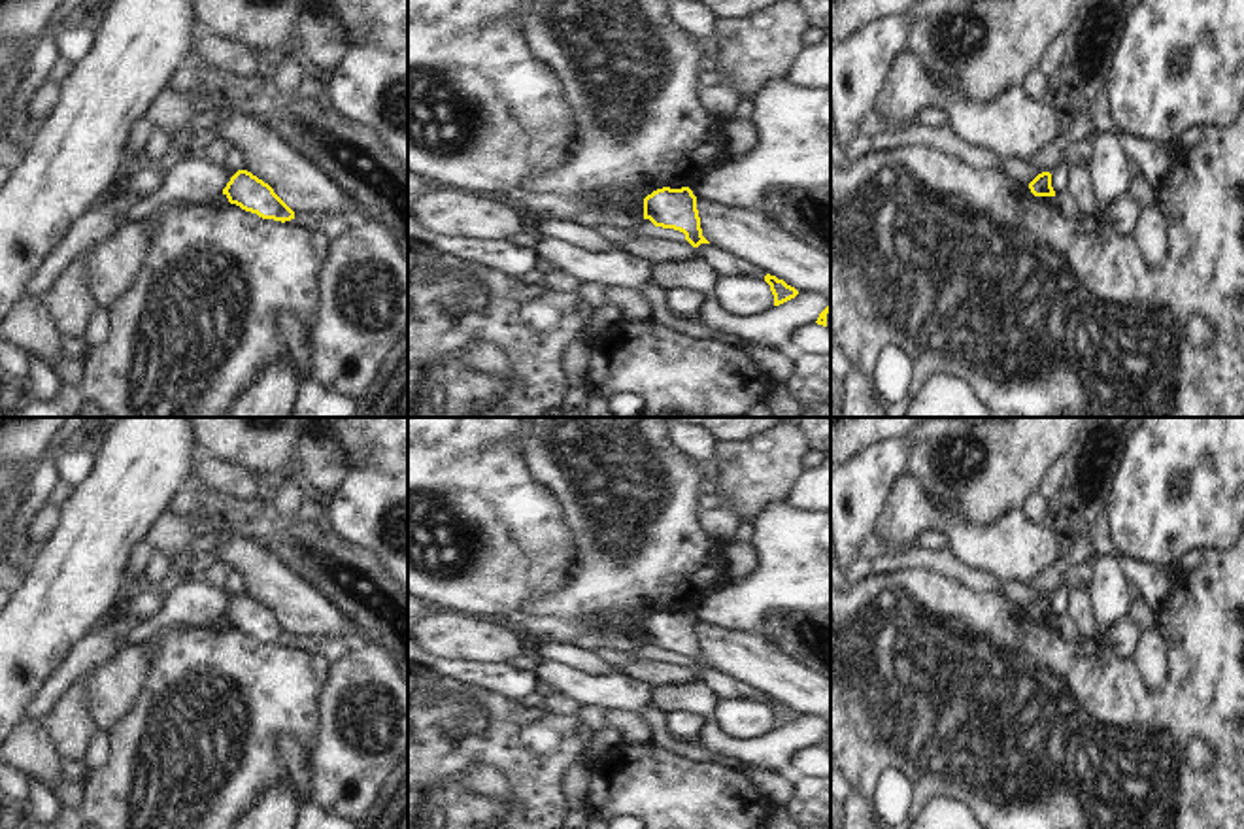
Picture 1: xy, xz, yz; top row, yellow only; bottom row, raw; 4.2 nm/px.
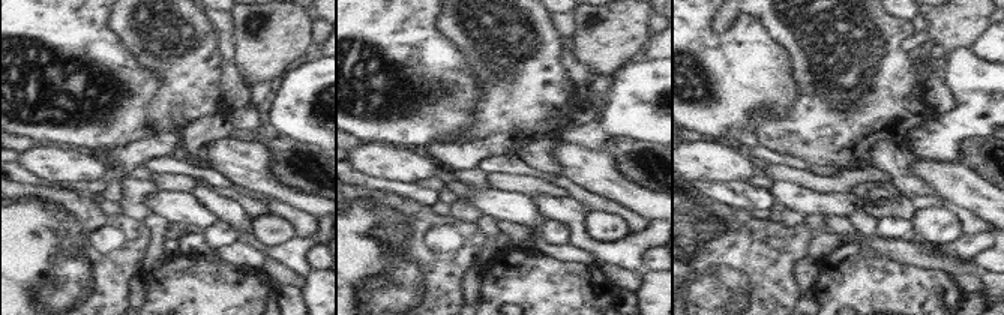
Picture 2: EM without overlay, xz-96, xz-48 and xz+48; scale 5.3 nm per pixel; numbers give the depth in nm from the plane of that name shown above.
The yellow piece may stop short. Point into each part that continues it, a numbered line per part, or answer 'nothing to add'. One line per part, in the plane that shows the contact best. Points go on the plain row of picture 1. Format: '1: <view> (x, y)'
nothing to add

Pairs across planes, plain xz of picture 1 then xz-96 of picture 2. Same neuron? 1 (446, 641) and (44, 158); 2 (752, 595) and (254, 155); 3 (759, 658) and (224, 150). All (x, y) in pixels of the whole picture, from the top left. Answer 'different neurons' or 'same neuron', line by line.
1: same neuron
2: different neurons
3: same neuron

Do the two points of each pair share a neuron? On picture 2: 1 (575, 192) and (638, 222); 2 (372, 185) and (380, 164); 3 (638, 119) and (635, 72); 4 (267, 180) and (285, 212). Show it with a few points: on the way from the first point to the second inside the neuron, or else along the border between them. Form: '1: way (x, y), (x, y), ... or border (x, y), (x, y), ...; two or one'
1: way (590, 201), (598, 201), (623, 212); one
2: border (351, 167), (369, 176), (399, 179), (410, 183); two
3: way (638, 107), (631, 95), (635, 84); one
4: border (272, 197), (312, 215); two

